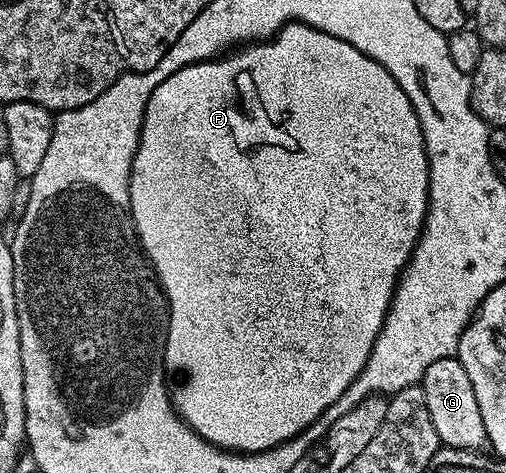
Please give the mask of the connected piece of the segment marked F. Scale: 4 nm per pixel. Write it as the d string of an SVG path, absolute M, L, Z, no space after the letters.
M288 22L281 26L277 34L269 40L259 40L253 44L243 45L237 52L210 58L206 62L193 62L190 66L172 72L172 76L168 76L168 80L156 84L156 92L152 92L146 105L140 140L130 169L130 221L134 223L137 245L146 255L149 265L158 279L158 285L162 287L166 295L168 325L162 361L165 373L168 375L170 404L179 418L187 426L192 427L208 444L219 446L221 450L253 456L270 450L273 446L280 445L281 442L292 440L297 434L305 432L324 411L332 408L332 404L336 404L336 400L340 400L340 396L344 396L344 392L352 384L352 380L356 380L356 376L360 376L360 372L366 367L366 361L370 359L372 352L372 344L376 344L376 336L386 319L386 313L390 307L390 297L393 296L394 289L398 287L398 278L405 266L409 264L418 238L422 235L422 225L429 207L430 169L424 144L424 132L420 128L416 108L412 108L408 96L404 96L404 88L400 88L400 84L396 84L396 80L392 80L392 72L388 72L388 68L384 68L364 52L352 48L352 44L348 44L336 36L328 36L328 32L320 32L303 22Z

